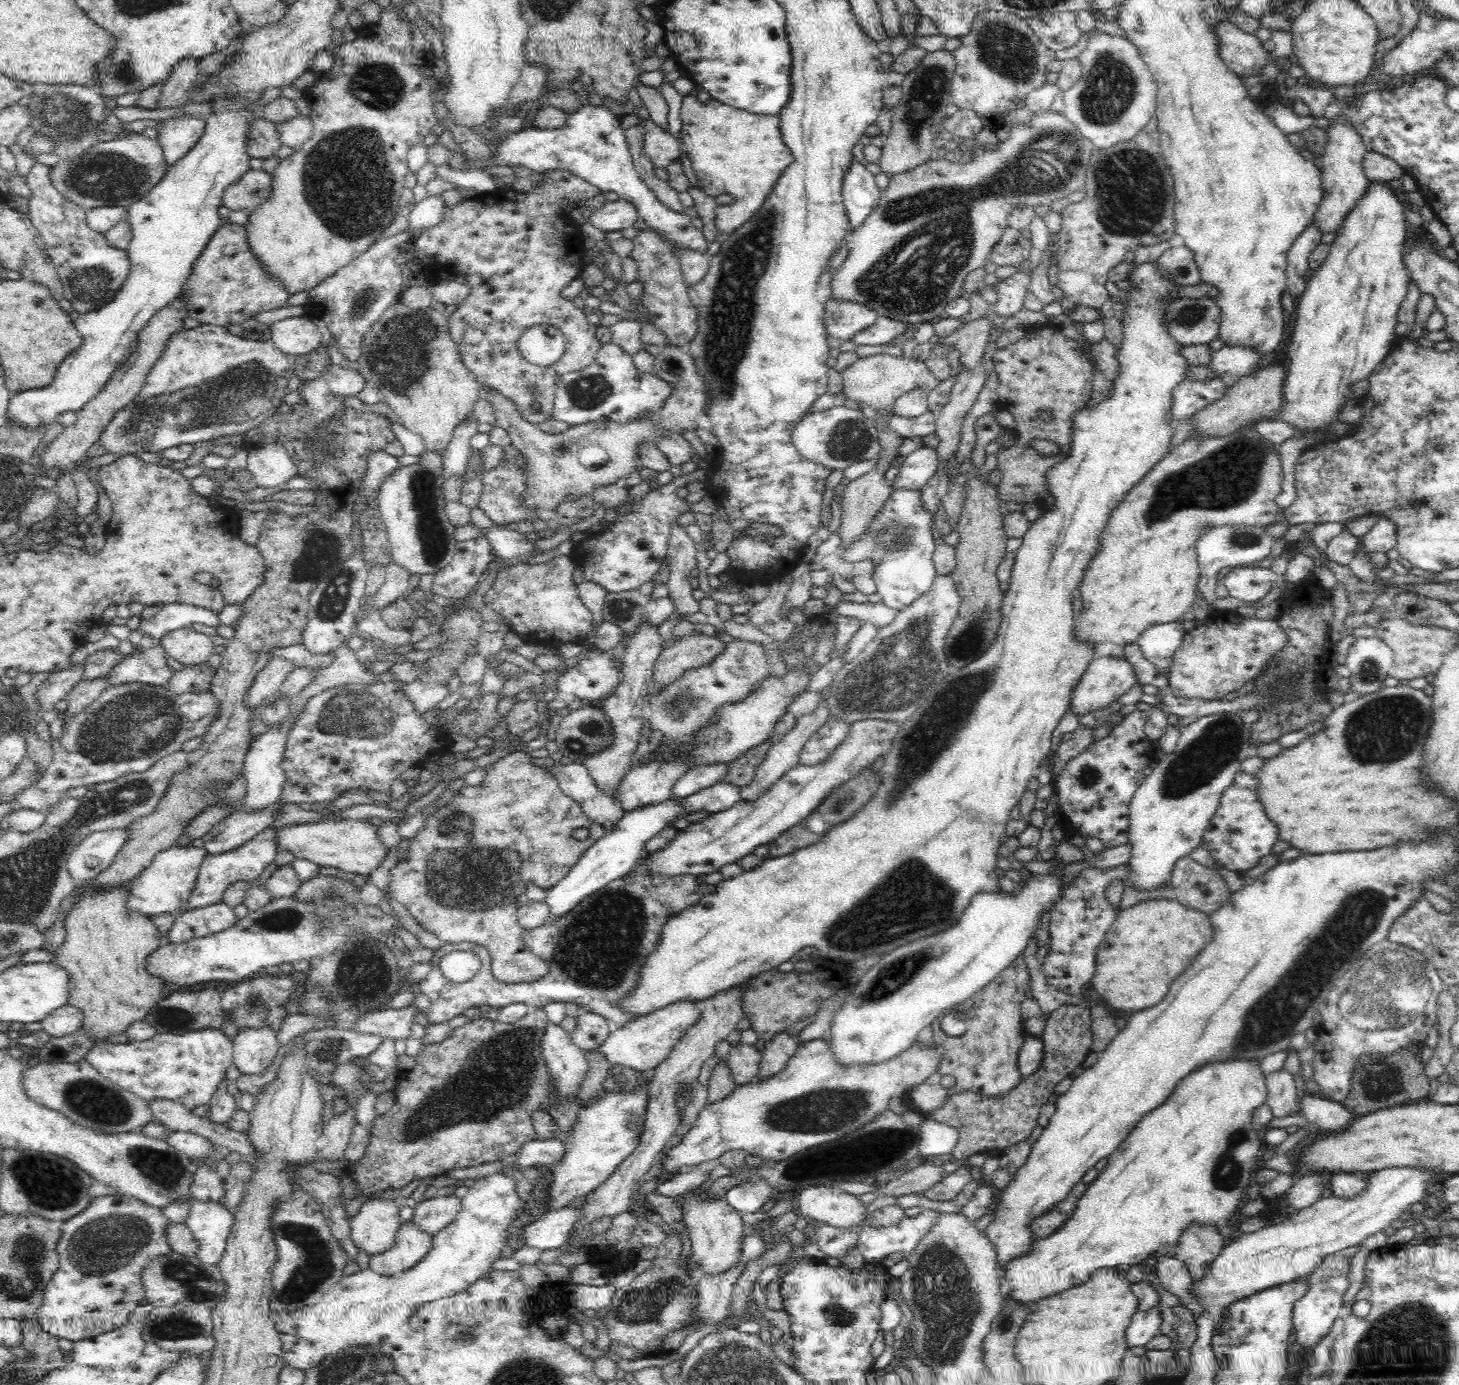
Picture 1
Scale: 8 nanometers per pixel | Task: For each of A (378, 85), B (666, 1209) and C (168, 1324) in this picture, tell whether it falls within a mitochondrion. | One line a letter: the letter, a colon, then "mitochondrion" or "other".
A: mitochondrion
B: other
C: mitochondrion

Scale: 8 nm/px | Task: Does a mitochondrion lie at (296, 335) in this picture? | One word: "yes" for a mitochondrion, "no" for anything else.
no

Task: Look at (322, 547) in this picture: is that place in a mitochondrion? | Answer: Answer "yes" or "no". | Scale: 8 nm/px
yes

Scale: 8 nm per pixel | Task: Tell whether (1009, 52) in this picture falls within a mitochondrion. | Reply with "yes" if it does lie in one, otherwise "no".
yes

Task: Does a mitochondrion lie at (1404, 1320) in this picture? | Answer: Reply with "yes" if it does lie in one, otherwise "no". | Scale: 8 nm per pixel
yes

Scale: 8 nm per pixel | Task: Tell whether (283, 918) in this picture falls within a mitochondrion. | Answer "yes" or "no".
yes

